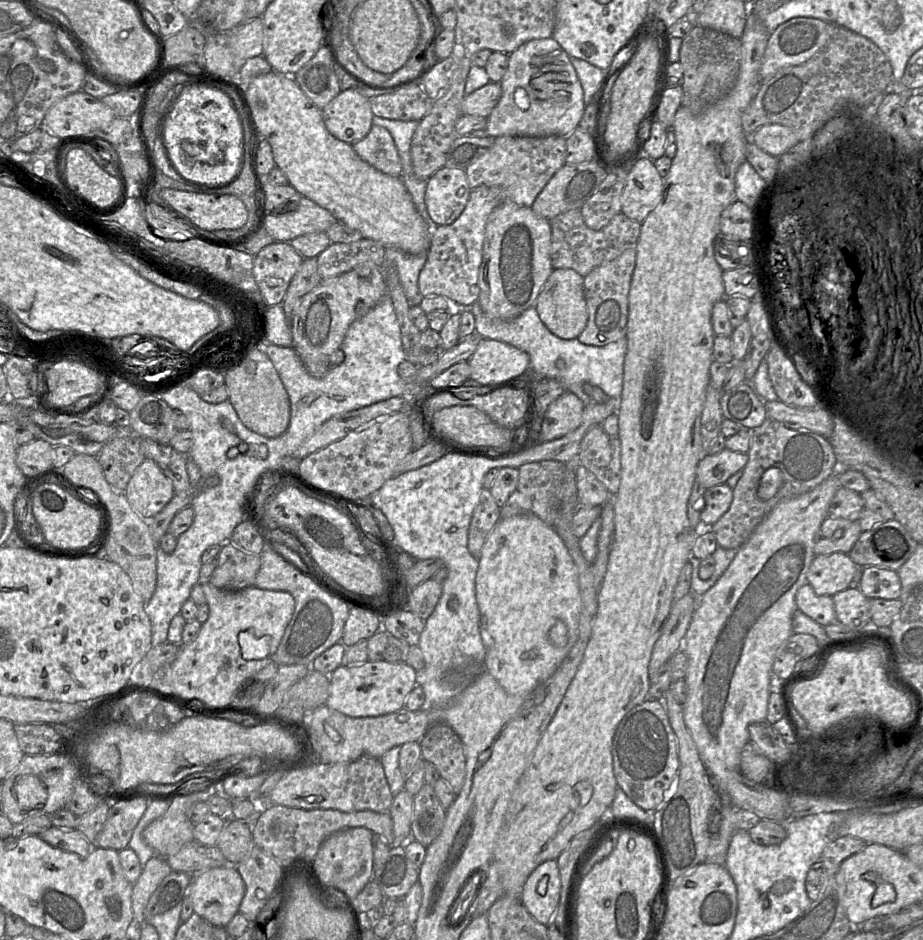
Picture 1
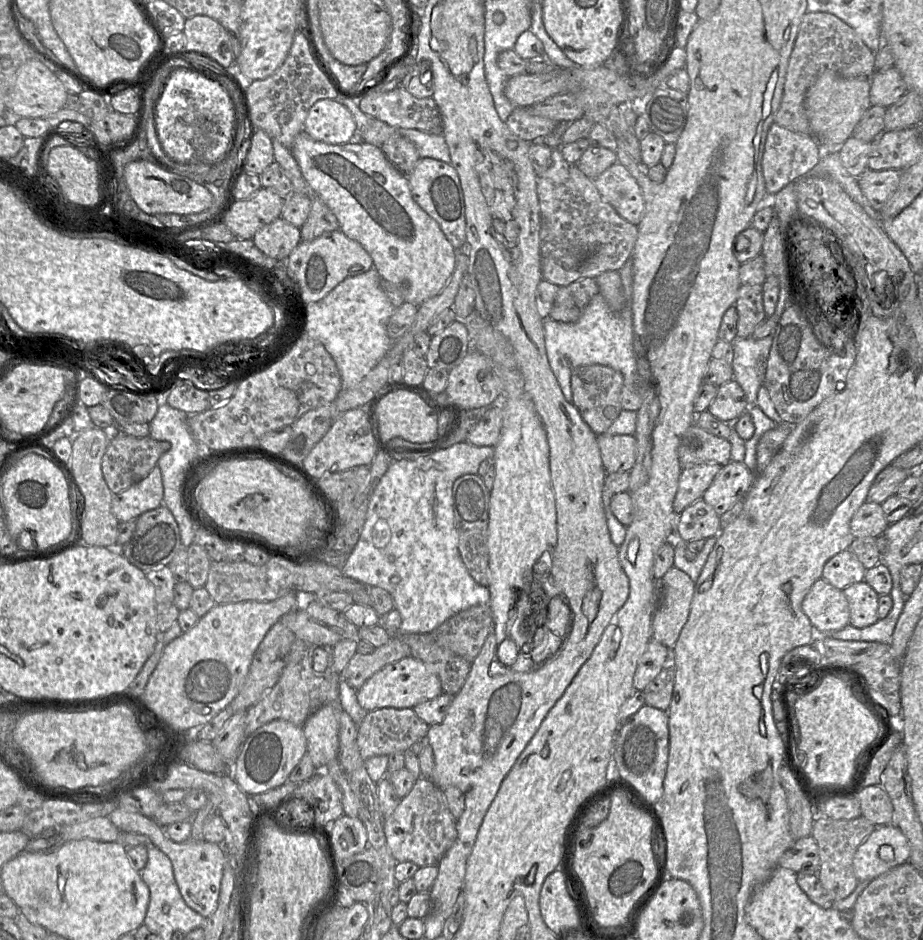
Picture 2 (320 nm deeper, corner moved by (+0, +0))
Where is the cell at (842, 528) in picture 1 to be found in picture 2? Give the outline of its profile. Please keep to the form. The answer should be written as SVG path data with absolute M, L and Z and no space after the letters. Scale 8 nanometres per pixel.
M867 501L856 510L850 520L850 530L854 538L877 538L887 526L882 505Z

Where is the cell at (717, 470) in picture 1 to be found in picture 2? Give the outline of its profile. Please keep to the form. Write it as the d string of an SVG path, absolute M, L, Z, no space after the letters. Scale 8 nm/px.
M702 463L683 467L673 501L673 509L677 515L687 506L702 498L721 467L722 465L717 463Z

